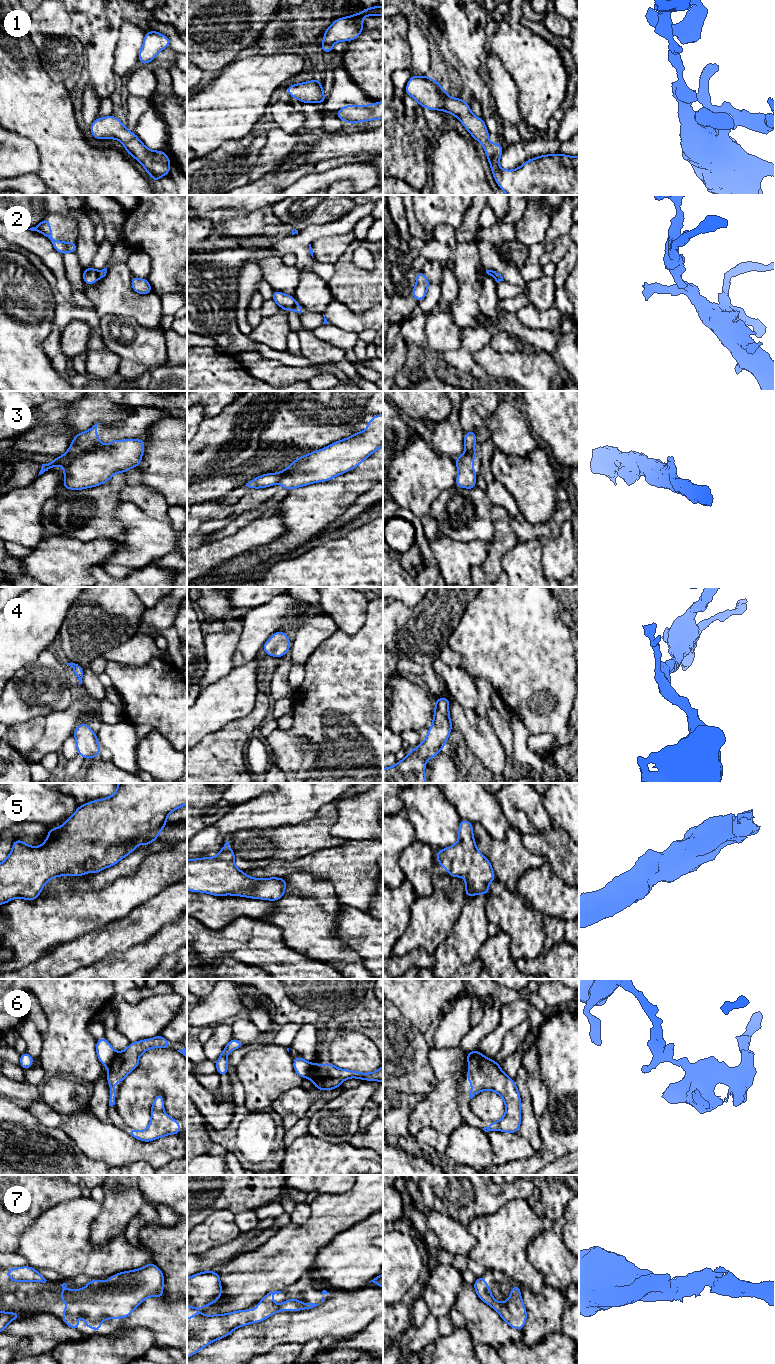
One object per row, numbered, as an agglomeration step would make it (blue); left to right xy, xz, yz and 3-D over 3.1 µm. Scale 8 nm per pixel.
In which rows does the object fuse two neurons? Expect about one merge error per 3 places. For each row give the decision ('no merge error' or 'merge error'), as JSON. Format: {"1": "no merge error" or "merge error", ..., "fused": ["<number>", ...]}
{"1": "no merge error", "2": "merge error", "3": "merge error", "4": "no merge error", "5": "no merge error", "6": "merge error", "7": "no merge error", "fused": ["2", "3", "6"]}

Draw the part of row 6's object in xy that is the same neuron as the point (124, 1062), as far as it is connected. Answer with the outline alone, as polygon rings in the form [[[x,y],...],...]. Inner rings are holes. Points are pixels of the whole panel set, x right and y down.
[[[158,1035],[151,1039],[131,1042],[124,1051],[116,1053],[112,1063],[108,1066],[106,1077],[110,1092],[109,1106],[115,1105],[117,1097],[113,1085],[121,1083],[132,1070],[135,1070],[139,1066],[140,1055],[152,1048],[171,1048],[171,1042],[162,1035]]]

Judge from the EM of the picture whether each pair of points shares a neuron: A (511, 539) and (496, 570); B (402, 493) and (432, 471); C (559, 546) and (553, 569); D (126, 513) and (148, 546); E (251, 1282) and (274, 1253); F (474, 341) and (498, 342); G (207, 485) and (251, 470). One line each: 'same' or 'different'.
A: same
B: same
C: same
D: same
E: same
F: different
G: same

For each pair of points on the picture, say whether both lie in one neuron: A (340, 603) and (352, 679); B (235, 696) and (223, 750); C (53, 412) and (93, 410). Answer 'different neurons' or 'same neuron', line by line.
A: different neurons
B: different neurons
C: different neurons

